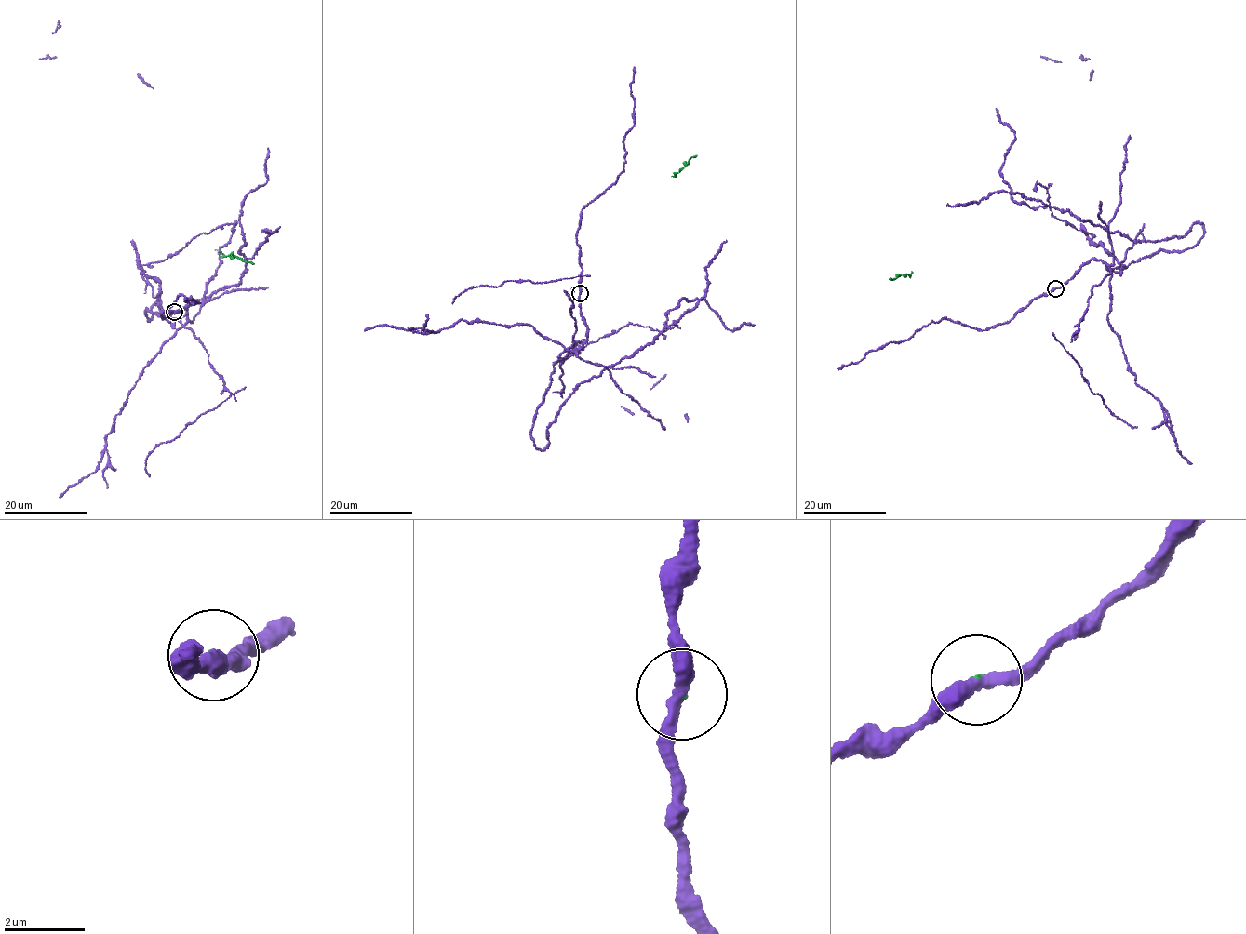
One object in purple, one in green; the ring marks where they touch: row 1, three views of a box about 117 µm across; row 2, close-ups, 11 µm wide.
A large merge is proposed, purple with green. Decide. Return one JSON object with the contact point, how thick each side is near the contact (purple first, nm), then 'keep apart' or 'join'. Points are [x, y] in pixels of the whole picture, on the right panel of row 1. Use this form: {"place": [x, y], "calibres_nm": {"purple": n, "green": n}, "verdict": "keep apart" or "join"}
{"place": [1055, 288], "calibres_nm": {"purple": 320, "green": 50}, "verdict": "keep apart"}

